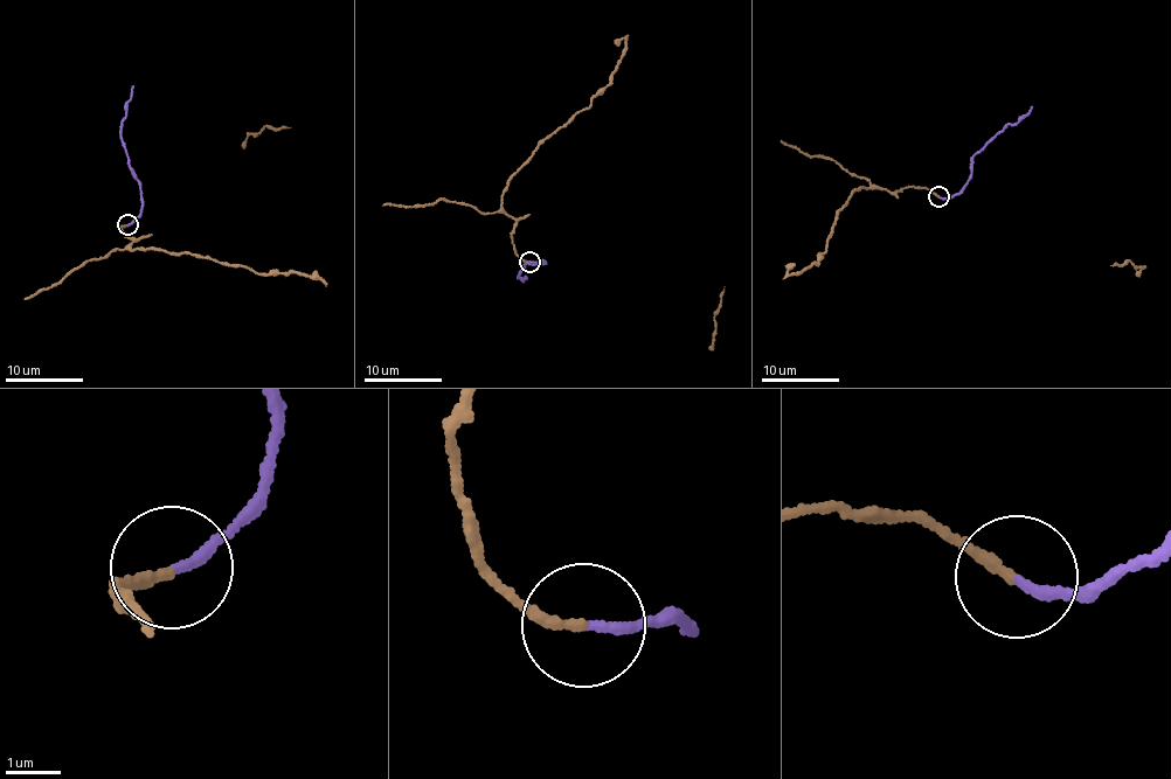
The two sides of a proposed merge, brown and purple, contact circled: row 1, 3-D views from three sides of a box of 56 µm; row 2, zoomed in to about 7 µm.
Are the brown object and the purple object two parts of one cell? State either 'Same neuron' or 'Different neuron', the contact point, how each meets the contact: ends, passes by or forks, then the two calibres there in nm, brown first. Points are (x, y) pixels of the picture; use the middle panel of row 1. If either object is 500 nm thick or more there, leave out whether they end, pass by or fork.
Same neuron. Place: (529, 262). At the ring brown ends. At the ring purple ends. Thickness 180 nm (brown) against 180 nm

